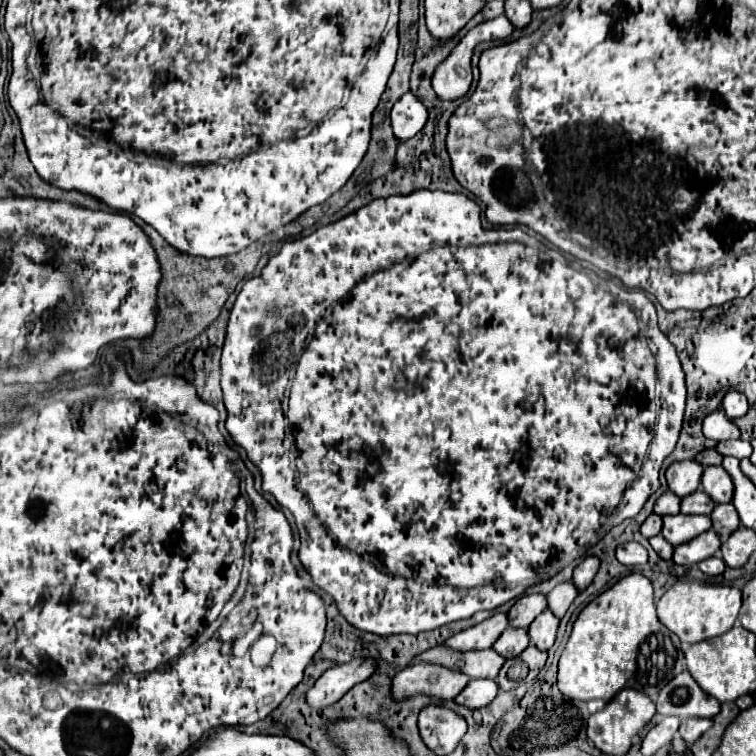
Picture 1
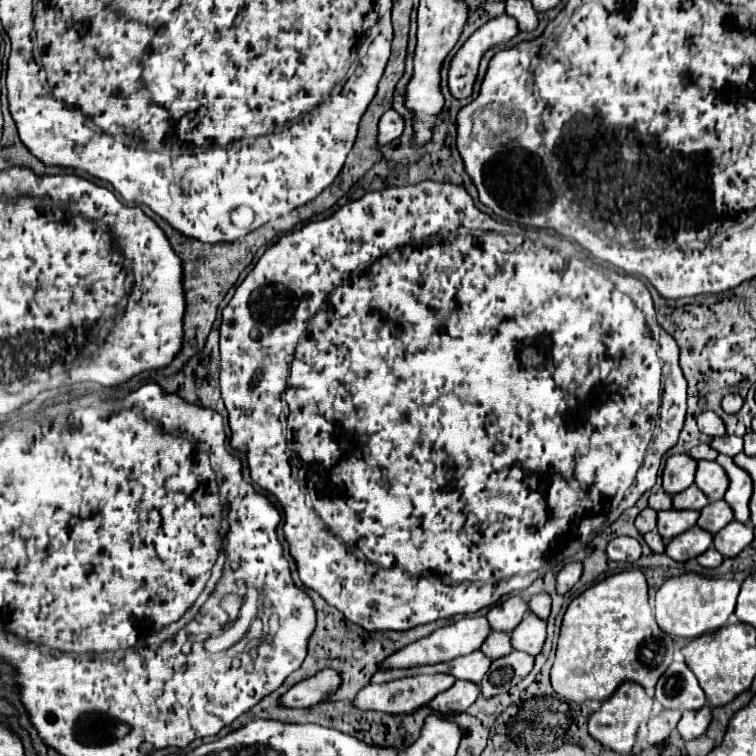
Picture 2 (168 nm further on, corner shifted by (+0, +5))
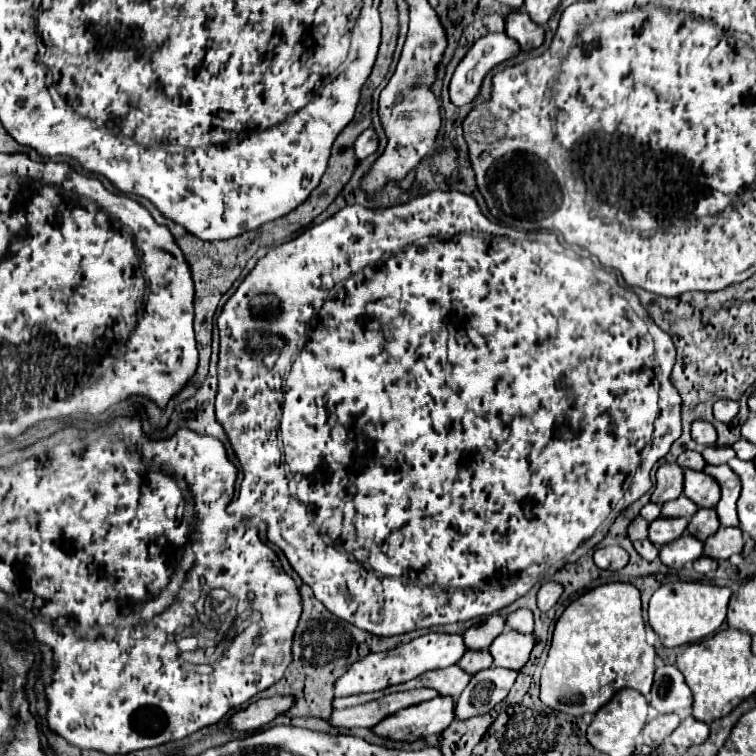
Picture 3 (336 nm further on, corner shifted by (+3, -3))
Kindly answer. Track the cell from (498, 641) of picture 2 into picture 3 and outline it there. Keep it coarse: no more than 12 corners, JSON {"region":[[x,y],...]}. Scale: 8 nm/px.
{"region":[[468,650],[458,662],[468,674],[492,666],[488,650]]}

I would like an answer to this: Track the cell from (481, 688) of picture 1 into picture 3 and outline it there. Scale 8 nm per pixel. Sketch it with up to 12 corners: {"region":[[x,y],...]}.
{"region":[[454,698],[408,706],[374,728],[414,742],[452,724]]}

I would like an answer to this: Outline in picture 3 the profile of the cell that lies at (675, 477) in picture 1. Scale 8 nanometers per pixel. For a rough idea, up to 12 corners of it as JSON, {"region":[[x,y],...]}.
{"region":[[662,464],[656,470],[654,504],[682,494],[684,468]]}

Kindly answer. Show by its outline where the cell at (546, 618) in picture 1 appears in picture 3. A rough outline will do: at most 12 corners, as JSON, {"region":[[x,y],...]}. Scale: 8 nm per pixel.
{"region":[[516,630],[490,646],[494,666],[520,670],[536,640]]}

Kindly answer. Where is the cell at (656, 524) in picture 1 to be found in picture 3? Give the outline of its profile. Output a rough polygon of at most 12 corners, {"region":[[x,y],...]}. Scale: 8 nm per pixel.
{"region":[[636,518],[628,526],[628,538],[644,540],[648,538],[648,522]]}

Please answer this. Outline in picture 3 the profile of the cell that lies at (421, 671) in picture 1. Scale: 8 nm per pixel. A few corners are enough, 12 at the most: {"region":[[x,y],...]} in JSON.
{"region":[[432,688],[396,692],[332,712],[338,728],[374,728],[402,708],[438,696]]}

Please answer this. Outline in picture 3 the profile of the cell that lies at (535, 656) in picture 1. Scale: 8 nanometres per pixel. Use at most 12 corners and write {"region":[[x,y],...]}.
{"region":[[516,670],[474,674],[456,698],[456,718],[490,712],[508,696]]}

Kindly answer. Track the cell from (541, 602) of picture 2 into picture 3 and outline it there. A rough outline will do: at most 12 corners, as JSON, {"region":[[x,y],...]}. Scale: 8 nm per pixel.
{"region":[[528,608],[508,614],[506,626],[532,634],[534,616]]}

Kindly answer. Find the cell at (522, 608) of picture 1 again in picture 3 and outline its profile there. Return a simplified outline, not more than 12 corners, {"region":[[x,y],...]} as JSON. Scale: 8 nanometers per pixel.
{"region":[[492,614],[464,632],[468,650],[488,650],[504,632],[506,616]]}

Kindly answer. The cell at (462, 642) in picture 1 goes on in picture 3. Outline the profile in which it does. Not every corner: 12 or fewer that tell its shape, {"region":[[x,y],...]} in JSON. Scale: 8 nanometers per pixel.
{"region":[[430,632],[370,654],[336,682],[336,696],[384,690],[448,668],[462,634]]}

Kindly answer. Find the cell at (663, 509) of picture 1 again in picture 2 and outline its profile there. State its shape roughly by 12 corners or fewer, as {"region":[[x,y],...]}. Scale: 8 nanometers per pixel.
{"region":[[663,490],[649,496],[649,508],[671,510],[671,496]]}

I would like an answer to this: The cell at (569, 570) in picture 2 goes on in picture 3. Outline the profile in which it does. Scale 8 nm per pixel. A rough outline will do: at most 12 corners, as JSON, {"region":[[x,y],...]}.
{"region":[[544,582],[538,592],[538,608],[548,612],[558,602],[564,586]]}

